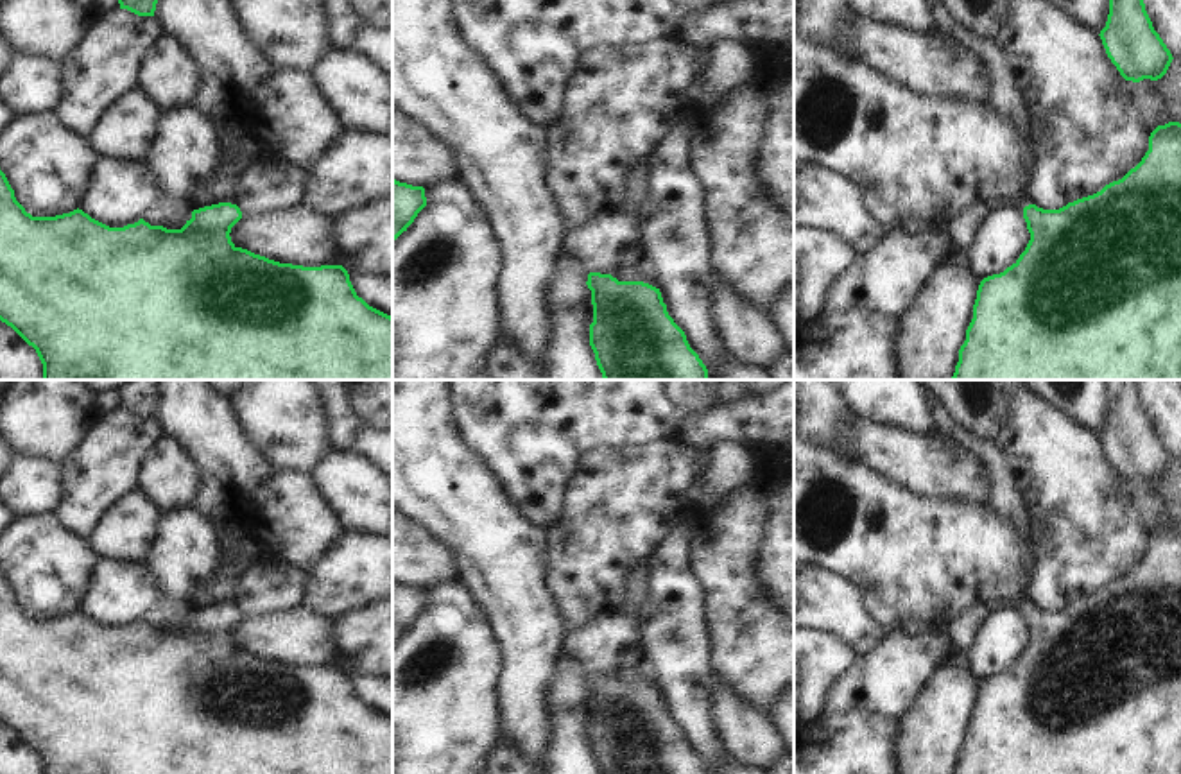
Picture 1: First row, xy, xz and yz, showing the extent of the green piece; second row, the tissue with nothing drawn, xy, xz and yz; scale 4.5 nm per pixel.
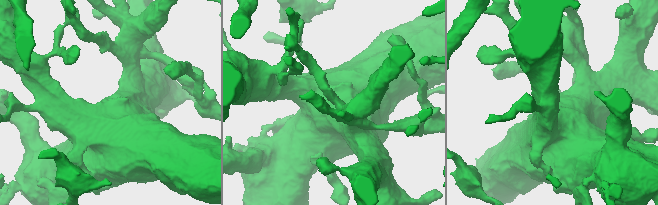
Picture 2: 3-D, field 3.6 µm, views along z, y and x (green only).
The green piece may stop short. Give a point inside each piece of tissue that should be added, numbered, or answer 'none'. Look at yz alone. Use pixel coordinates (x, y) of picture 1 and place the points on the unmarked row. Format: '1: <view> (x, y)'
1: yz (963, 631)

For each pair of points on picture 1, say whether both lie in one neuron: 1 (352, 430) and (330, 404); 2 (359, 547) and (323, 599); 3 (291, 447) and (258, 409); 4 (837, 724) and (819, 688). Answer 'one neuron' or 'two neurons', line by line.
1: one neuron
2: one neuron
3: one neuron
4: two neurons

